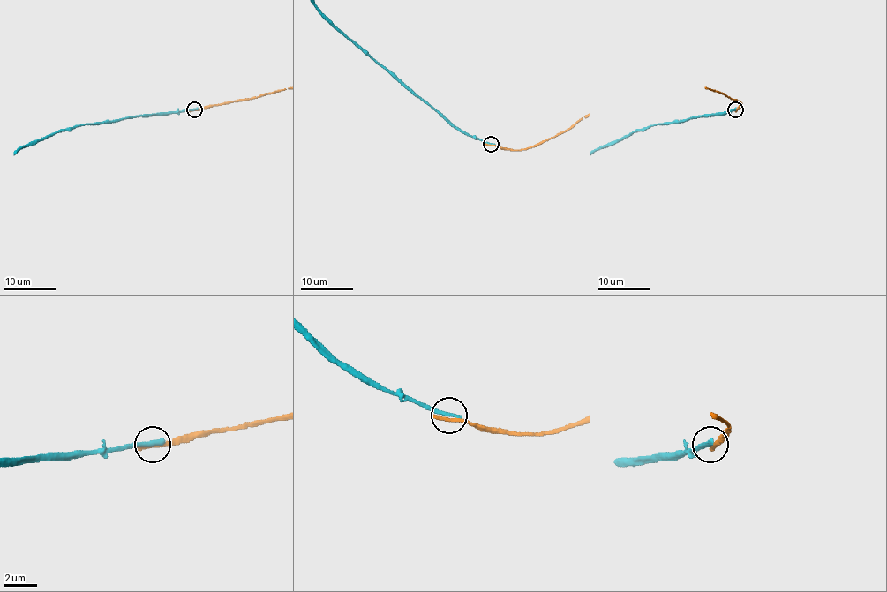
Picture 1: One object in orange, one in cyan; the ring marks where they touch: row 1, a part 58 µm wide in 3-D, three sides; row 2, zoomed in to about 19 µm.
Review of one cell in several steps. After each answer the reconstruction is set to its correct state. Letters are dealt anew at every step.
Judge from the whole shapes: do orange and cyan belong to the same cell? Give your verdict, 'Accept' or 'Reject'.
Reject

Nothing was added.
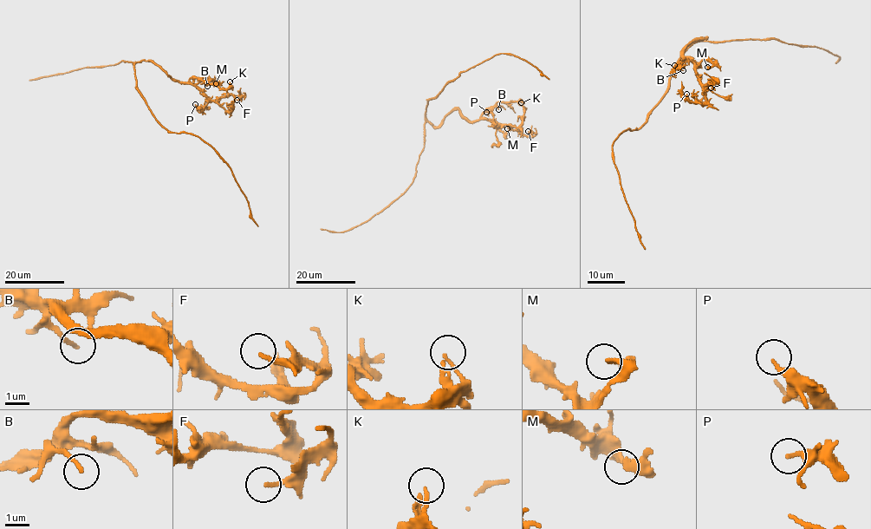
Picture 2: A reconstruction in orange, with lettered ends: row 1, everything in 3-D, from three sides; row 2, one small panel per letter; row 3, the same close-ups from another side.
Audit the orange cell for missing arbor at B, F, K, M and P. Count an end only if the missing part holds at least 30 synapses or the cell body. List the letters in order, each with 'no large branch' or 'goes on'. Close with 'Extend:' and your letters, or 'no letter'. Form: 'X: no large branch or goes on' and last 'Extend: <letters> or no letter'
B: no large branch
F: no large branch
K: no large branch
M: no large branch
P: no large branch
Extend: no letter

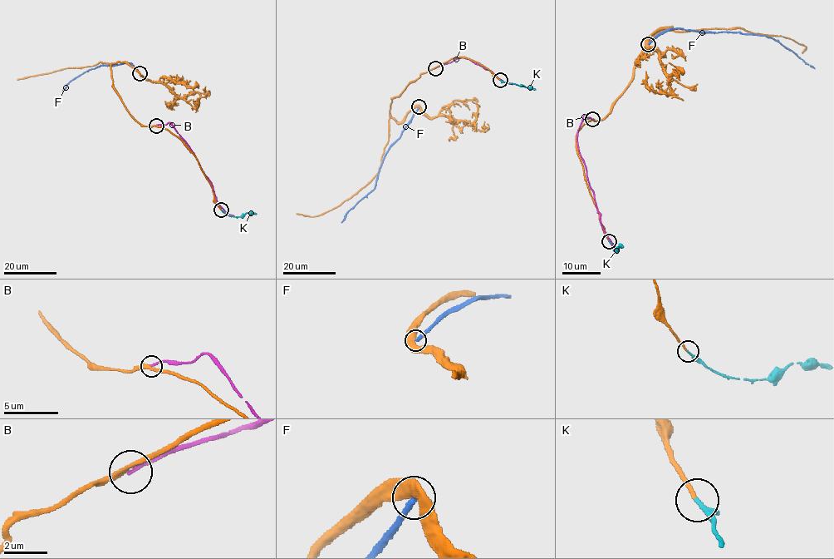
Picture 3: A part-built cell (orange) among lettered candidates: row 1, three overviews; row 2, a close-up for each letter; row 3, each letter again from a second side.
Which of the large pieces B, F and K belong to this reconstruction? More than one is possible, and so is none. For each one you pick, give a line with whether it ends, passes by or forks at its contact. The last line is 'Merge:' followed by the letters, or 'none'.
K: It passes by
Merge: K

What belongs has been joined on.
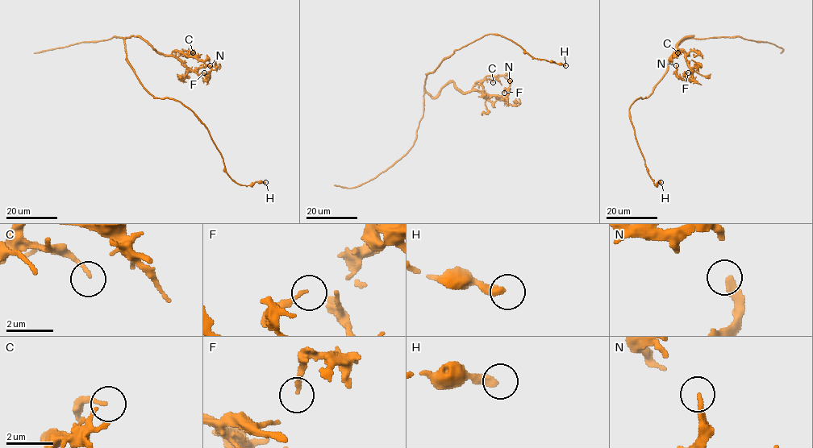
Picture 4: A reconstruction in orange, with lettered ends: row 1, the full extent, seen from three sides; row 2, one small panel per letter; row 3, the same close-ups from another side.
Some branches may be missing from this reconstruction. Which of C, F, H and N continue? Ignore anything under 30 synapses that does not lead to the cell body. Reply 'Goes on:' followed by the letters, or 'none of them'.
Goes on: none of them

